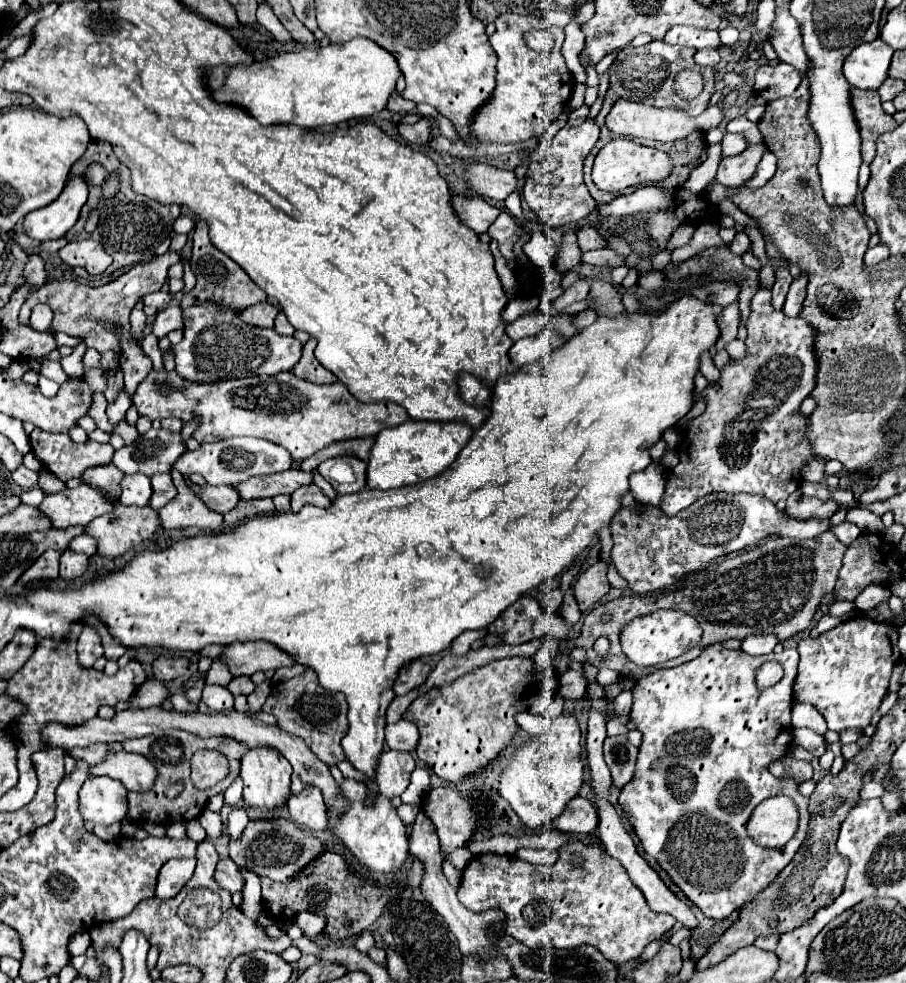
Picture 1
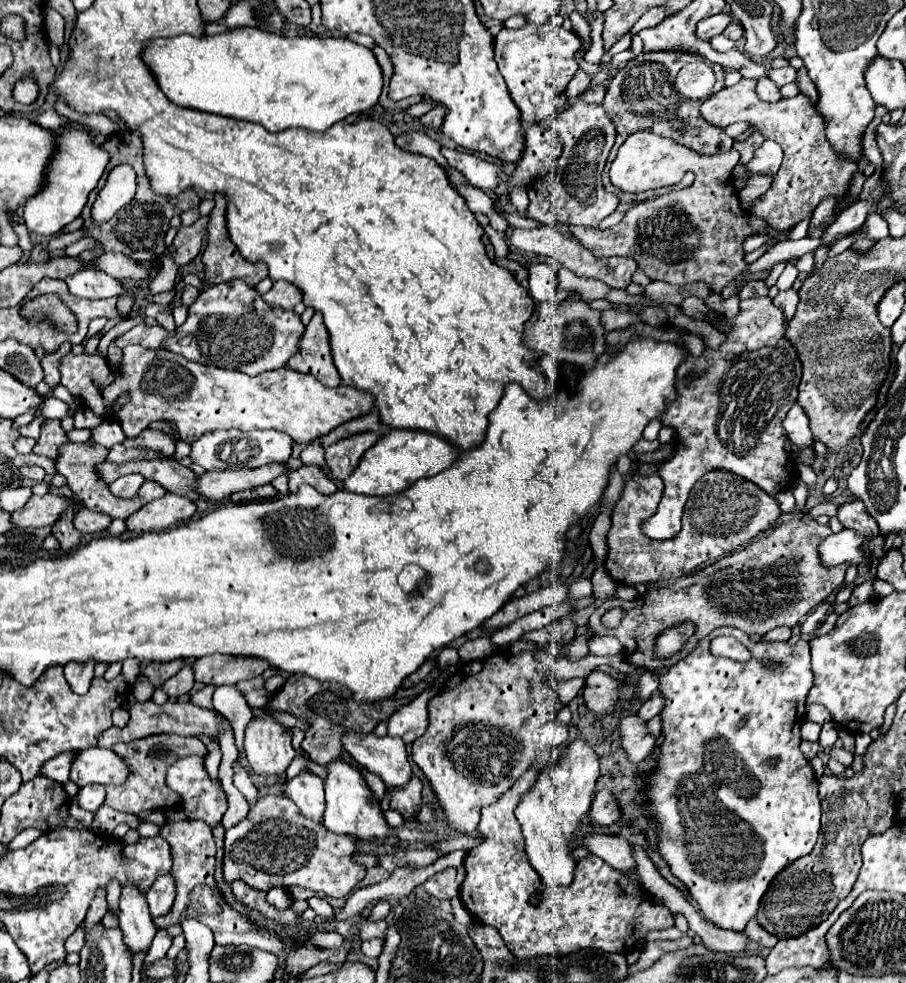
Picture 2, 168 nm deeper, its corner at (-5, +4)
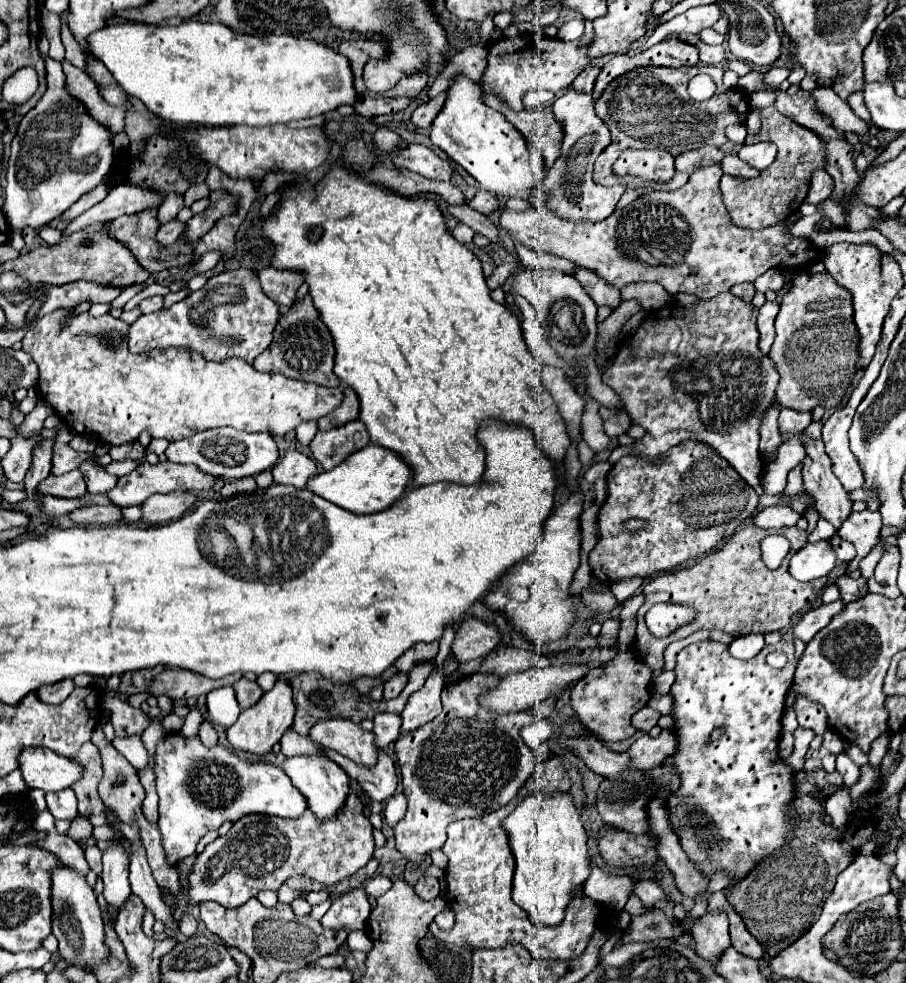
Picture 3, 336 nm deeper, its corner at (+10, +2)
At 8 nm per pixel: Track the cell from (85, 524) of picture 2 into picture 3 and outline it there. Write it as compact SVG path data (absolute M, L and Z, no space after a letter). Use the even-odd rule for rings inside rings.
M84 506L70 514L76 524L118 524L122 520L122 510L116 506Z

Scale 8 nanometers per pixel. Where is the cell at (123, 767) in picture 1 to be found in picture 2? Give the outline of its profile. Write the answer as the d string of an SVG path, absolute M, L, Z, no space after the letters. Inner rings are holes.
M89 748L77 754L73 766L71 766L71 780L77 786L85 786L85 784L123 784L127 780L127 776L131 774L129 764L111 748Z

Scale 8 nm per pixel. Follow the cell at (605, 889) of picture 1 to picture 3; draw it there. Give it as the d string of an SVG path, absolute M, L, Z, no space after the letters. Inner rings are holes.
M558 756L540 762L534 774L524 782L518 796L510 800L510 804L480 816L480 818L464 818L452 822L446 830L448 838L442 846L442 852L448 856L450 864L446 868L446 904L452 908L456 922L450 930L430 928L432 936L440 942L454 944L460 948L502 948L506 944L522 944L530 950L536 960L576 960L584 952L592 932L602 922L600 904L586 900L584 894L572 900L568 906L568 914L564 922L556 928L538 928L528 922L528 914L522 914L520 906L512 902L512 878L514 878L514 856L508 844L508 836L502 828L504 818L522 802L530 792L548 794L550 792L568 792L570 778L562 766Z

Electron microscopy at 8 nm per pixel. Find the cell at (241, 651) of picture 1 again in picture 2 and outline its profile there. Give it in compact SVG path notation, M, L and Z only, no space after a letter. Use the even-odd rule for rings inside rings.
M211 654L195 662L195 680L203 684L237 684L239 680L249 680L263 674L271 664L253 656L221 656Z

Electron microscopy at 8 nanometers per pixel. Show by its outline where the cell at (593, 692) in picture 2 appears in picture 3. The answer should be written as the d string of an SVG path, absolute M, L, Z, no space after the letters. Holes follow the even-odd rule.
M622 652L608 666L590 670L590 674L572 688L570 704L574 712L580 716L580 720L600 740L606 742L626 740L636 734L636 728L632 726L632 716L648 704L650 682L652 682L652 668L646 666L642 660L636 660L632 652Z

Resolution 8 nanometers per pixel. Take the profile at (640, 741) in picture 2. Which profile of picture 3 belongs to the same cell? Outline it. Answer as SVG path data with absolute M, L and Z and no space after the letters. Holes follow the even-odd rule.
M642 708L642 710L638 710L636 714L634 714L634 718L632 718L632 722L634 722L634 726L640 730L640 732L648 732L650 728L654 728L656 724L658 724L658 718L660 718L662 714L660 712L656 712L656 710L652 710L652 708Z

